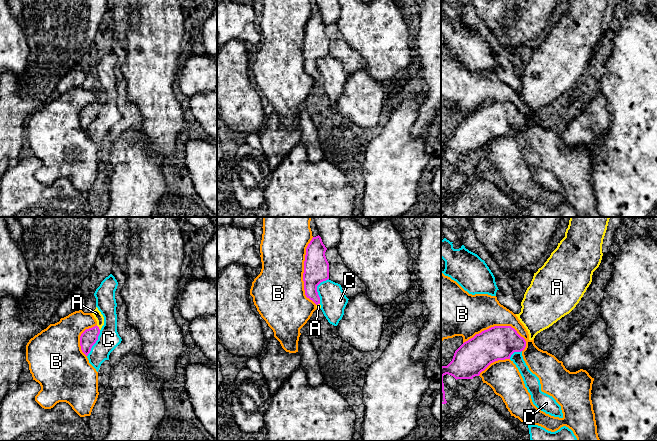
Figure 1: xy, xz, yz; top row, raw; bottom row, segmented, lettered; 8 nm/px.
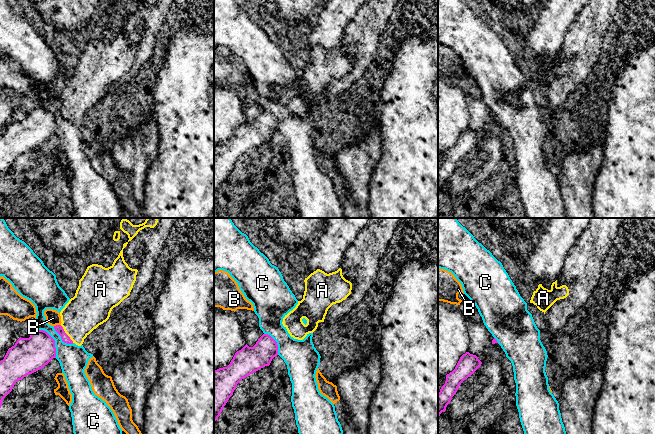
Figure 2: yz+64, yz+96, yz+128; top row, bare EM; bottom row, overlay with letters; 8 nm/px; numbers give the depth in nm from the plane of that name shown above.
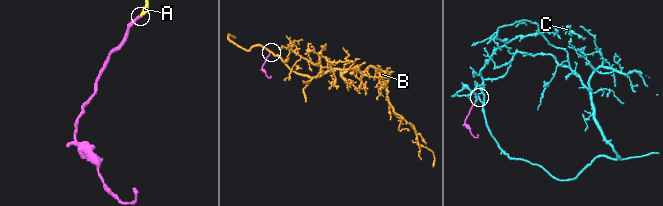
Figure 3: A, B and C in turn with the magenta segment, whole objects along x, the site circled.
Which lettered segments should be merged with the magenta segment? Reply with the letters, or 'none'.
A

